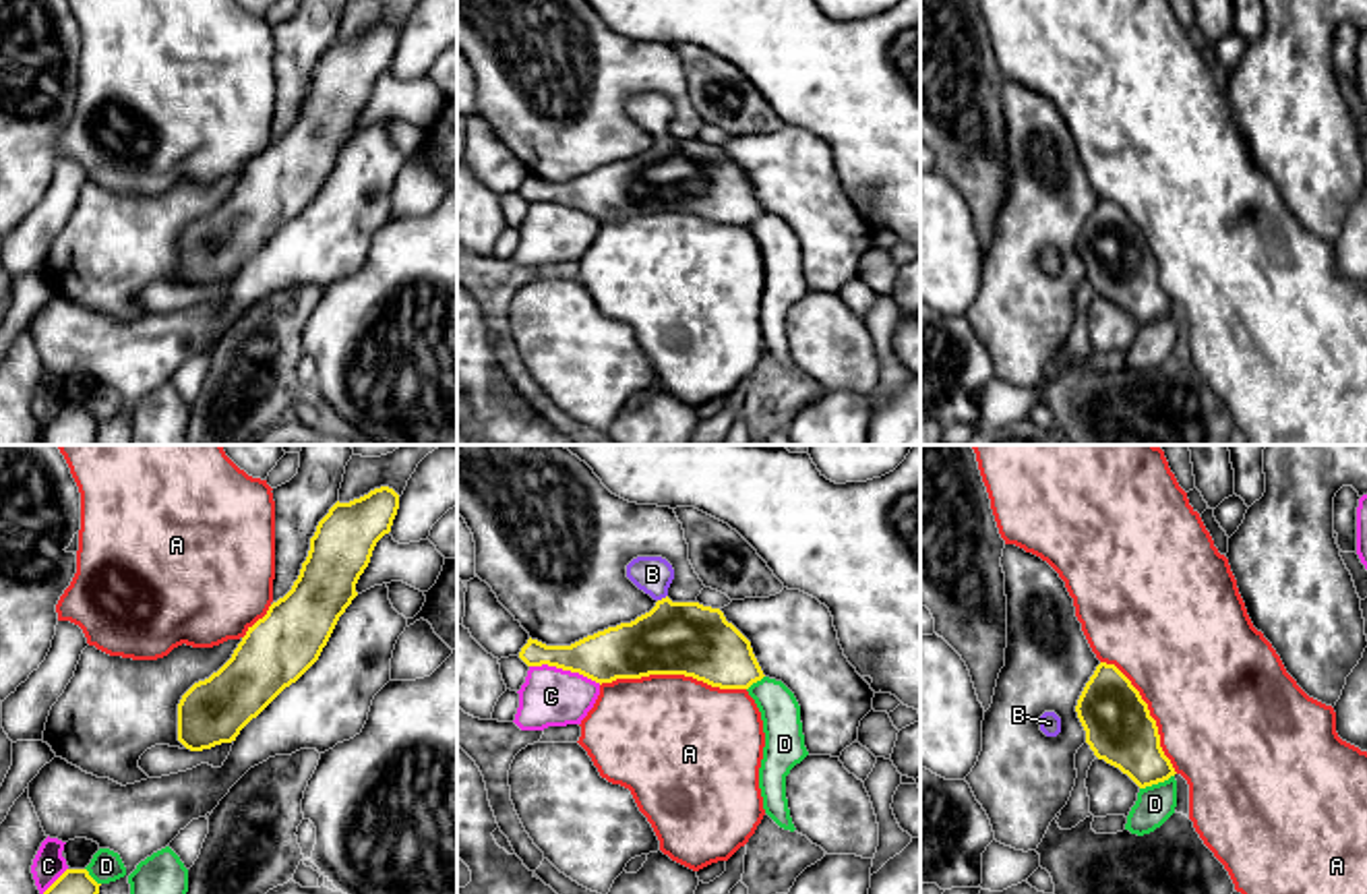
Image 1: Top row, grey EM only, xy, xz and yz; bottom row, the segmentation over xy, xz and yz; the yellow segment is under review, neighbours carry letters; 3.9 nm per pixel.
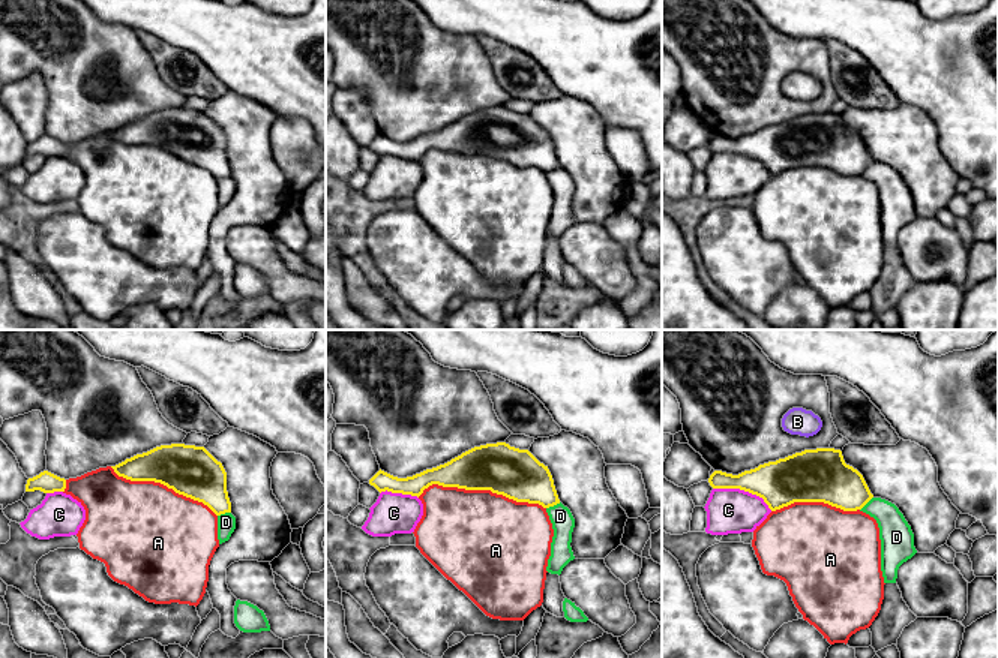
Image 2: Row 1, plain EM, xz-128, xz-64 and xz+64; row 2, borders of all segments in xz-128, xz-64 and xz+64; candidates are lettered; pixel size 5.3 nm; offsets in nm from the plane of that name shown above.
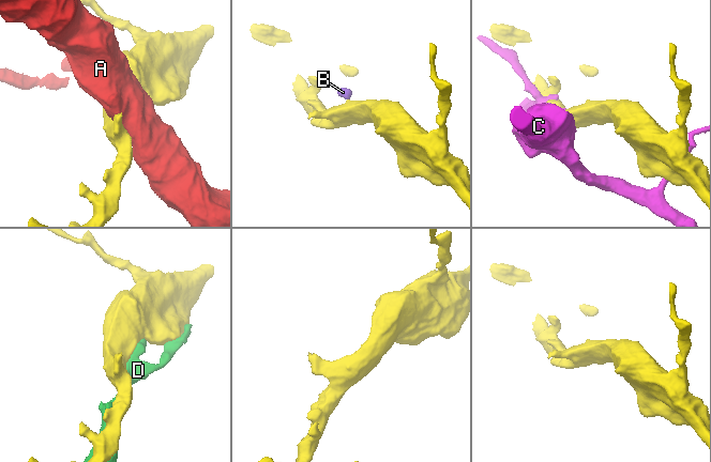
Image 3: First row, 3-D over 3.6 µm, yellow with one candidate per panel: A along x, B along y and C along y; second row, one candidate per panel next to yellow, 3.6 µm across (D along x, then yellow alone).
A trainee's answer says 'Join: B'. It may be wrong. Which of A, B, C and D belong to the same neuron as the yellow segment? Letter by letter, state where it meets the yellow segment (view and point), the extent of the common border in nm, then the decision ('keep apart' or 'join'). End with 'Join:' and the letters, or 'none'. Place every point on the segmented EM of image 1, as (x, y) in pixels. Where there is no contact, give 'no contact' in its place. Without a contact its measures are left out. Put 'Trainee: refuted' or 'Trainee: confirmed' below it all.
A: xz (673, 673) | 550 nm | keep apart
B: xz (662, 599) | 50 nm | join
C: xz (565, 669) | 280 nm | keep apart
D: yz (1157, 783) | 150 nm | keep apart
Join: B
Trainee: confirmed

